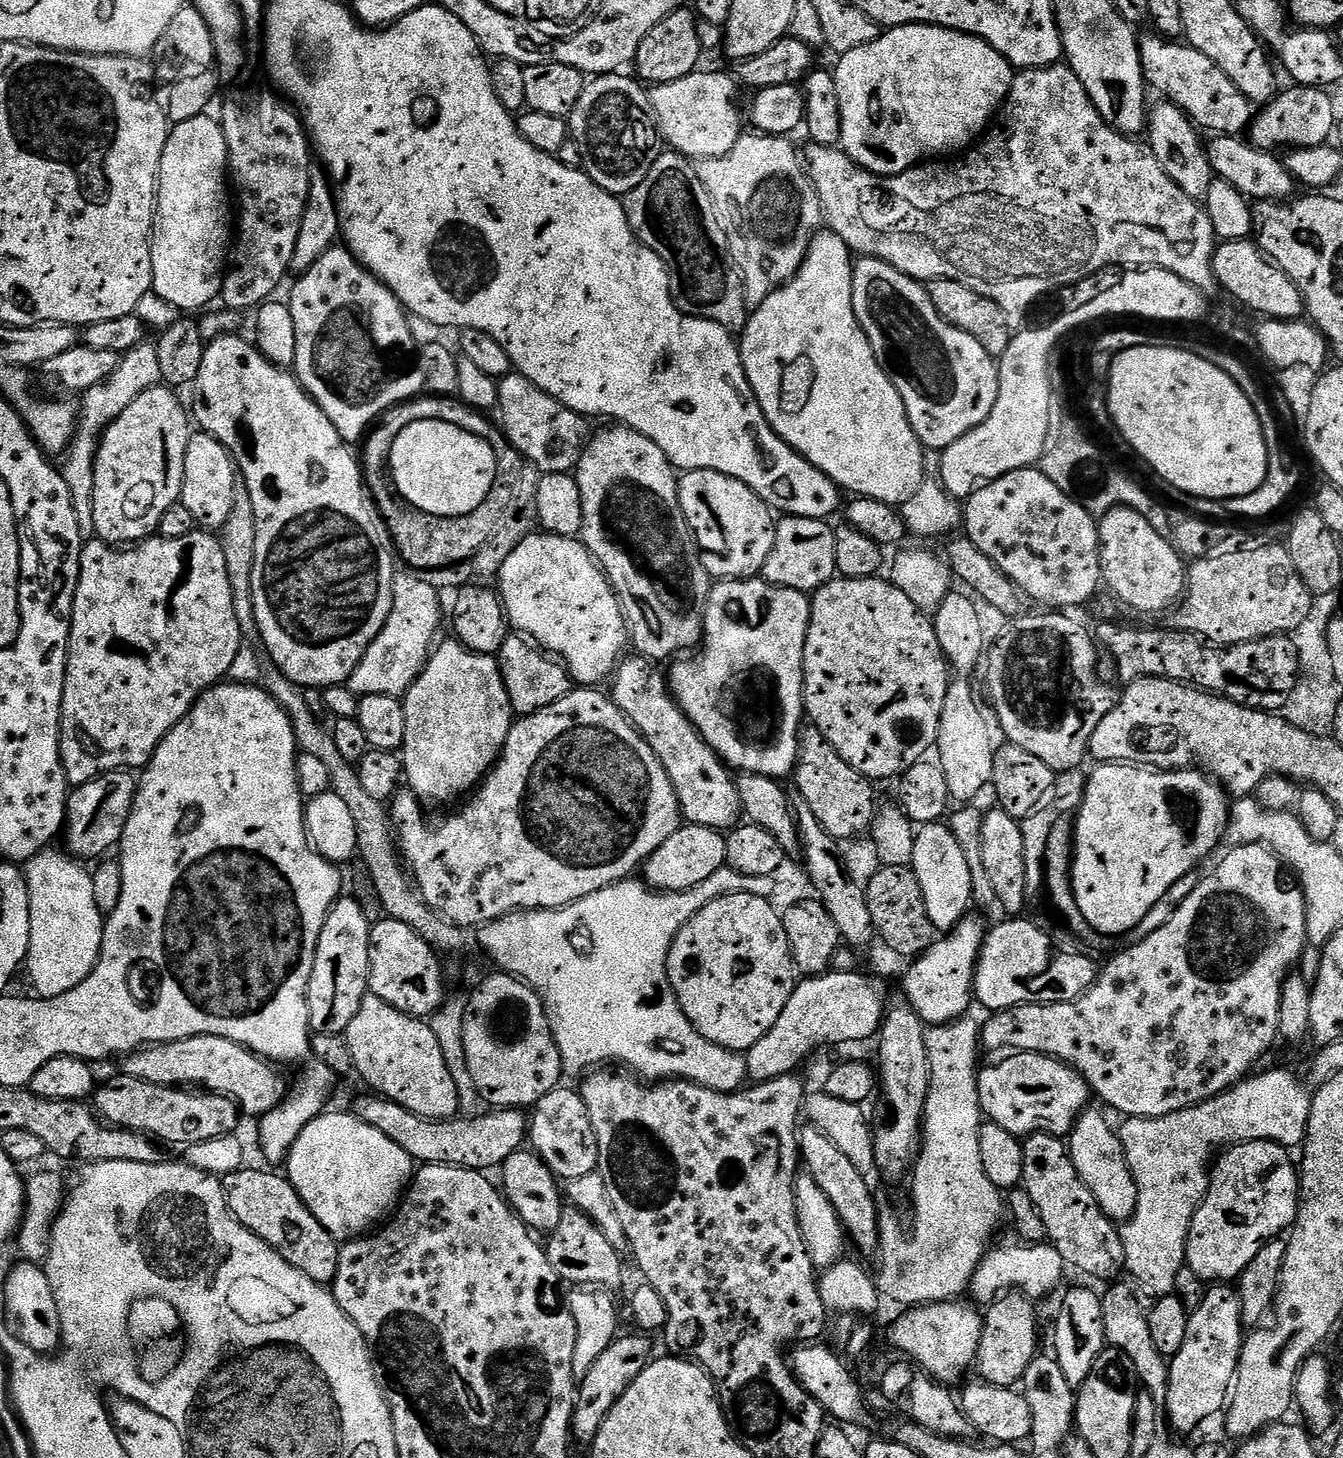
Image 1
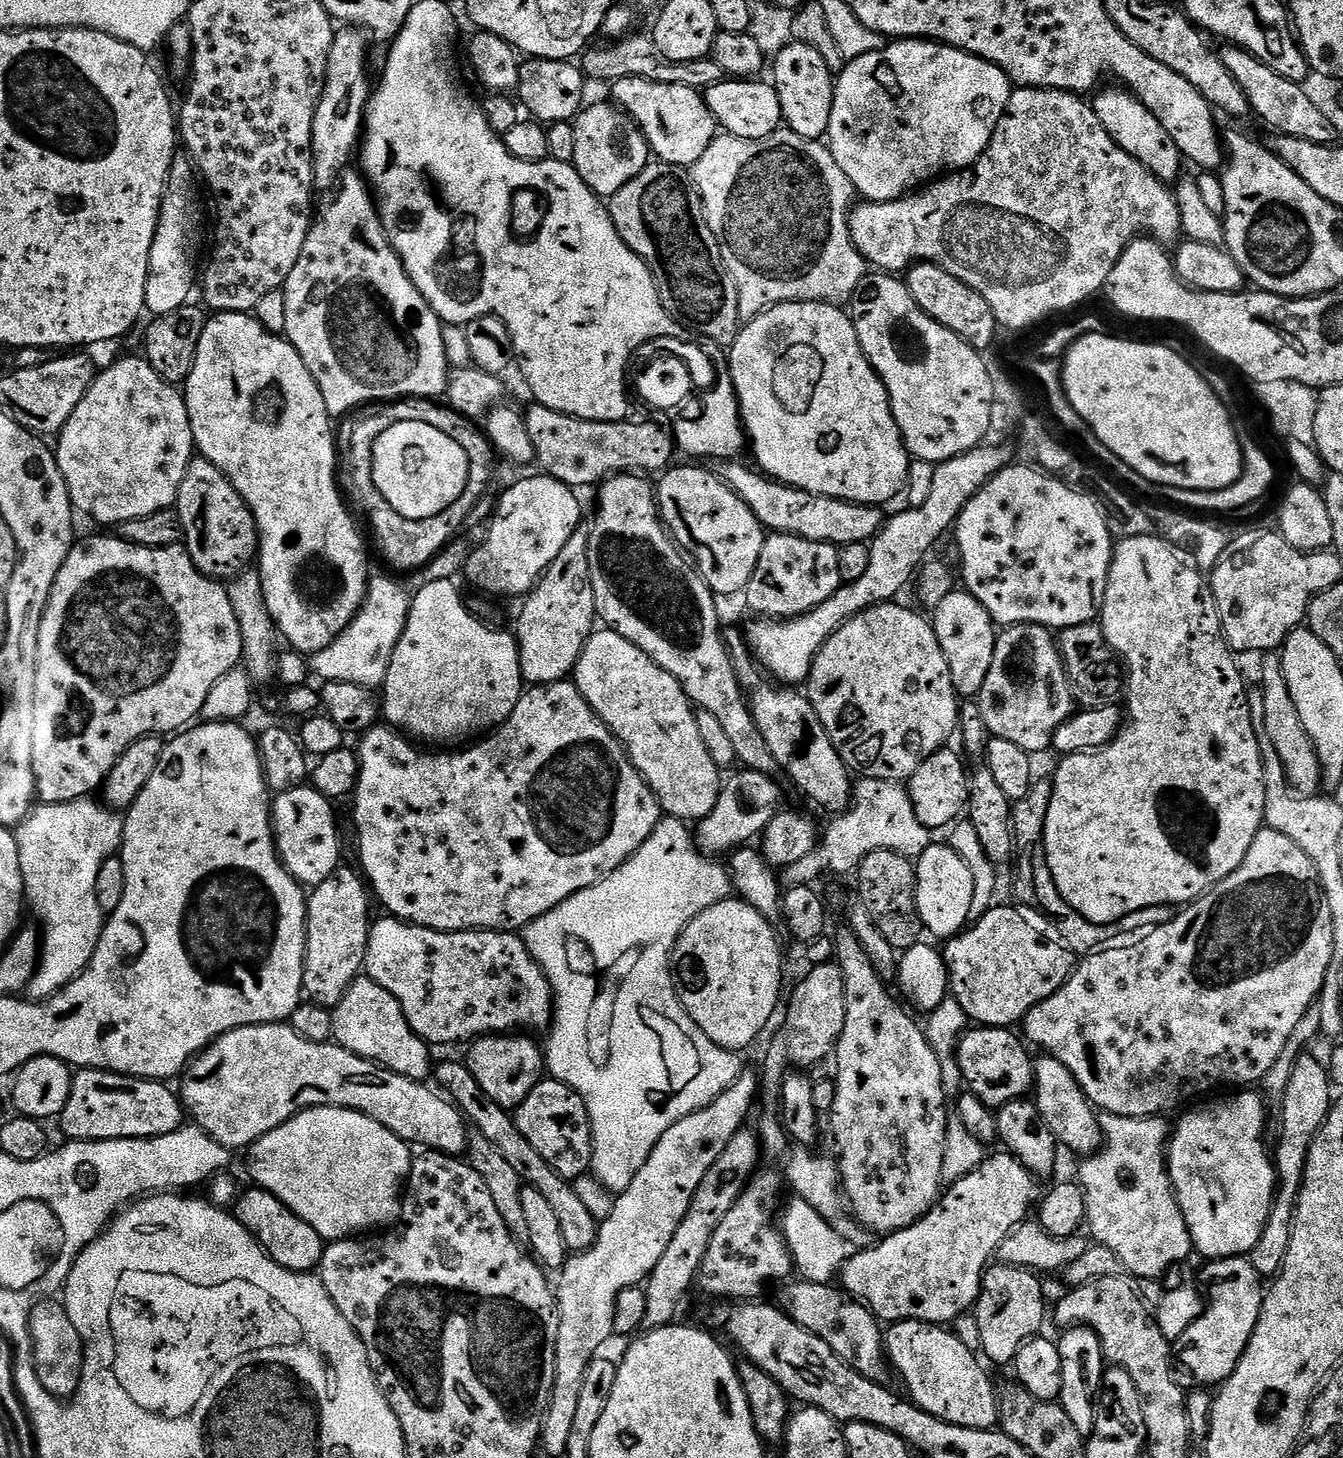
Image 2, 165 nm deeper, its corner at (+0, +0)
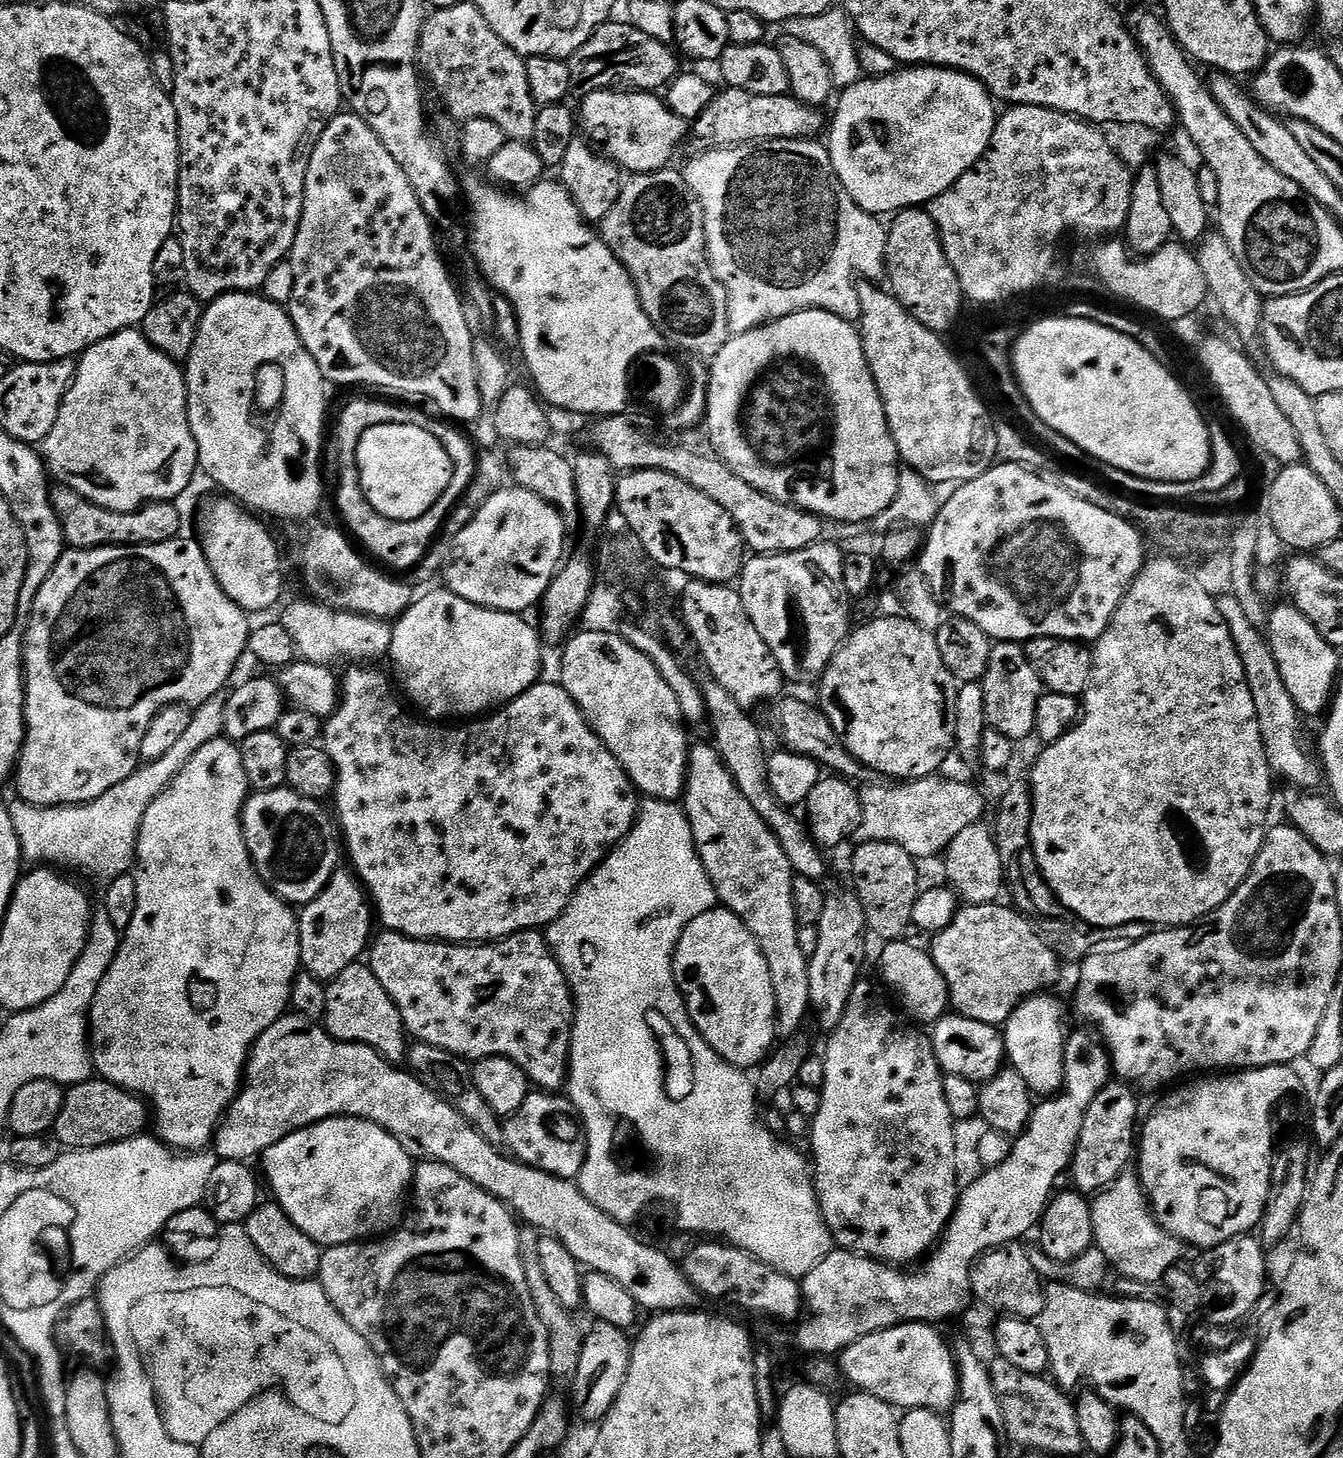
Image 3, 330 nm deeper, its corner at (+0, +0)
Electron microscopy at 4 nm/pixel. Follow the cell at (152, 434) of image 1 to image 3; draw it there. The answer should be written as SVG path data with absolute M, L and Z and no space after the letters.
M127 328L124 332L116 332L110 338L90 346L85 352L81 352L76 360L76 373L72 379L72 385L65 390L62 398L62 407L58 414L58 422L54 422L54 430L44 439L42 445L42 459L47 471L53 477L56 476L61 485L102 506L106 510L115 512L135 512L137 508L143 508L145 504L153 504L159 500L175 501L192 484L192 479L198 476L198 446L194 442L194 434L188 425L188 387L184 381L184 368L175 360L171 360L166 354L159 352L153 344L144 336L143 331L136 328Z

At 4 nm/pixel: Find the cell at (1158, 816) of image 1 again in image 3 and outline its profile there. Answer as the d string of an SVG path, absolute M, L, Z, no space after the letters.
M1160 558L1164 560L1149 559L1144 565L1144 569L1137 574L1134 582L1129 586L1128 593L1122 598L1114 618L1110 622L1108 629L1100 635L1099 640L1095 641L1092 648L1092 677L1088 683L1088 688L1084 691L1082 697L1082 715L1072 729L1065 736L1058 738L1054 743L1047 745L1044 752L1038 758L1037 764L1032 768L1030 773L1030 787L1032 789L1032 849L1036 855L1036 865L1040 867L1040 873L1043 874L1044 880L1050 886L1050 890L1066 906L1070 912L1073 912L1078 918L1082 918L1088 924L1101 930L1108 928L1120 928L1123 924L1127 926L1159 926L1165 928L1182 928L1191 926L1204 917L1209 916L1215 908L1222 906L1238 886L1250 874L1254 862L1264 845L1266 829L1269 827L1268 807L1272 804L1272 780L1274 773L1268 764L1266 750L1262 746L1262 734L1258 730L1258 714L1254 710L1254 698L1250 698L1250 686L1246 682L1246 670L1242 670L1242 658L1238 658L1238 650L1234 646L1234 638L1230 638L1230 630L1222 618L1222 614L1216 605L1217 597L1211 596L1204 589L1204 584L1192 572L1187 572L1185 565L1175 558Z

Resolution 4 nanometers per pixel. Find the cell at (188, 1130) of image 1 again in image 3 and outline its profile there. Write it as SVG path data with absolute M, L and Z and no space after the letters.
M103 1078L87 1080L85 1084L73 1084L64 1093L62 1110L56 1119L54 1134L61 1149L101 1148L141 1135L150 1124L150 1112L145 1101L117 1084Z

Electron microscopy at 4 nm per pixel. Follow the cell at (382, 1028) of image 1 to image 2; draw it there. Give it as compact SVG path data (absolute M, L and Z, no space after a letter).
M358 978L348 988L348 993L335 1005L334 1018L335 1043L356 1056L373 1060L394 1074L402 1074L411 1080L427 1081L434 1072L434 1059L428 1051L430 1045L406 1022L406 1014L390 994L378 982L367 978Z

